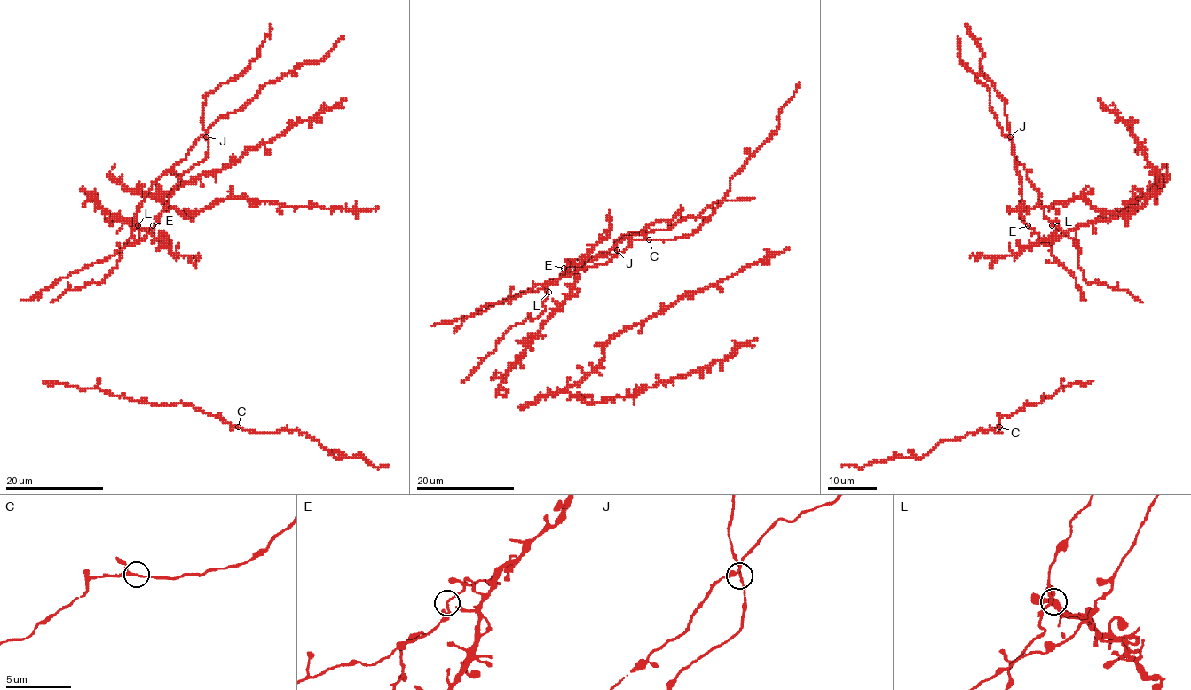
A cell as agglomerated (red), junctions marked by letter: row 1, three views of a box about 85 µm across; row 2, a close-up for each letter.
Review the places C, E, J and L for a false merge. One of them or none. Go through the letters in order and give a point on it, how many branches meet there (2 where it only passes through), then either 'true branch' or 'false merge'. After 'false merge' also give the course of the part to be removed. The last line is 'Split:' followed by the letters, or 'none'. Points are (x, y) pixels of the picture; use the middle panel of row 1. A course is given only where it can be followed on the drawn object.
C: (649, 239) | 3 | true branch
E: (563, 268) | 2 | true branch
J: (617, 250) | 3 | true branch
L: (548, 292) | 3 | true branch
Split: none

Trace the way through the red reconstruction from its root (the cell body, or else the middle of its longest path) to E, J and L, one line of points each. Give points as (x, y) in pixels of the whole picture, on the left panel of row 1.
E: (161, 214), (153, 225)
J: (161, 214), (179, 178), (206, 156), (206, 137)
L: (161, 214), (179, 178), (206, 156), (206, 136), (144, 196), (136, 213), (138, 225)

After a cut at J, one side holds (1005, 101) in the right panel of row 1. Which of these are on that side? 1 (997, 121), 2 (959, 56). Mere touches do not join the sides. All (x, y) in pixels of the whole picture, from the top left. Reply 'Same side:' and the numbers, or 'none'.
Same side: none

